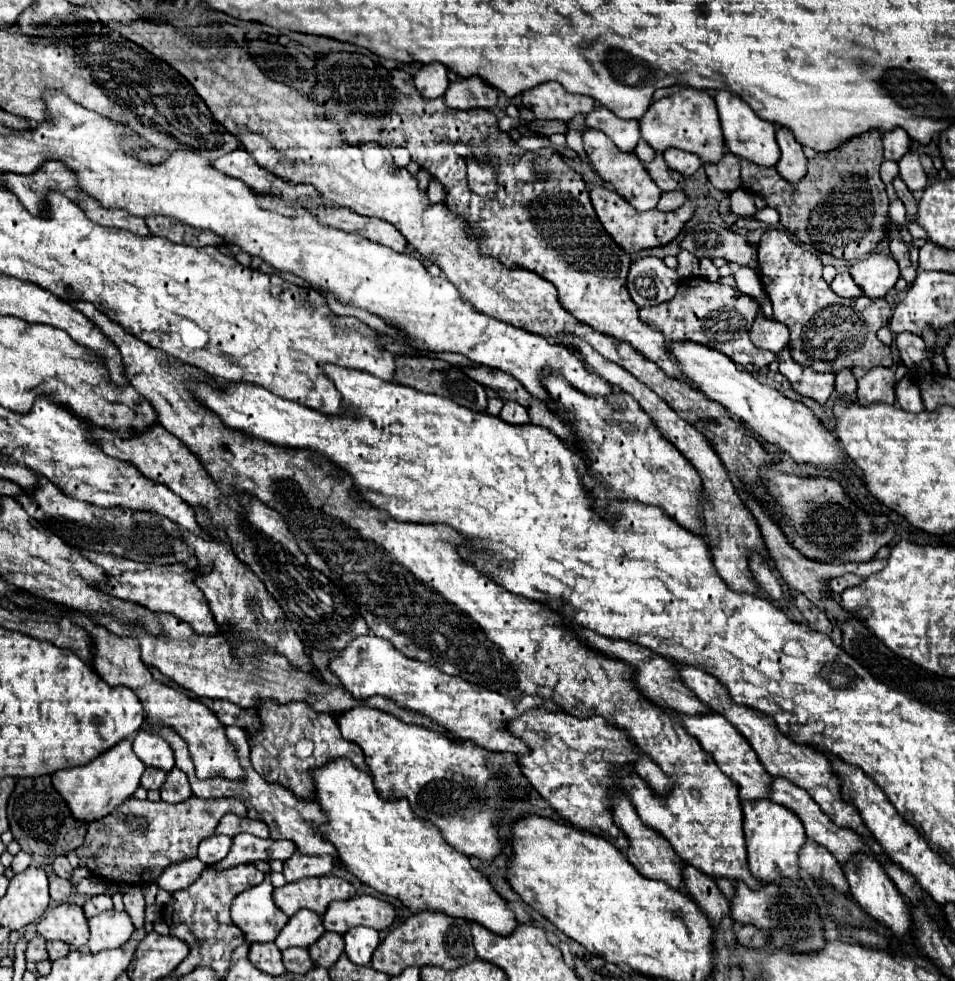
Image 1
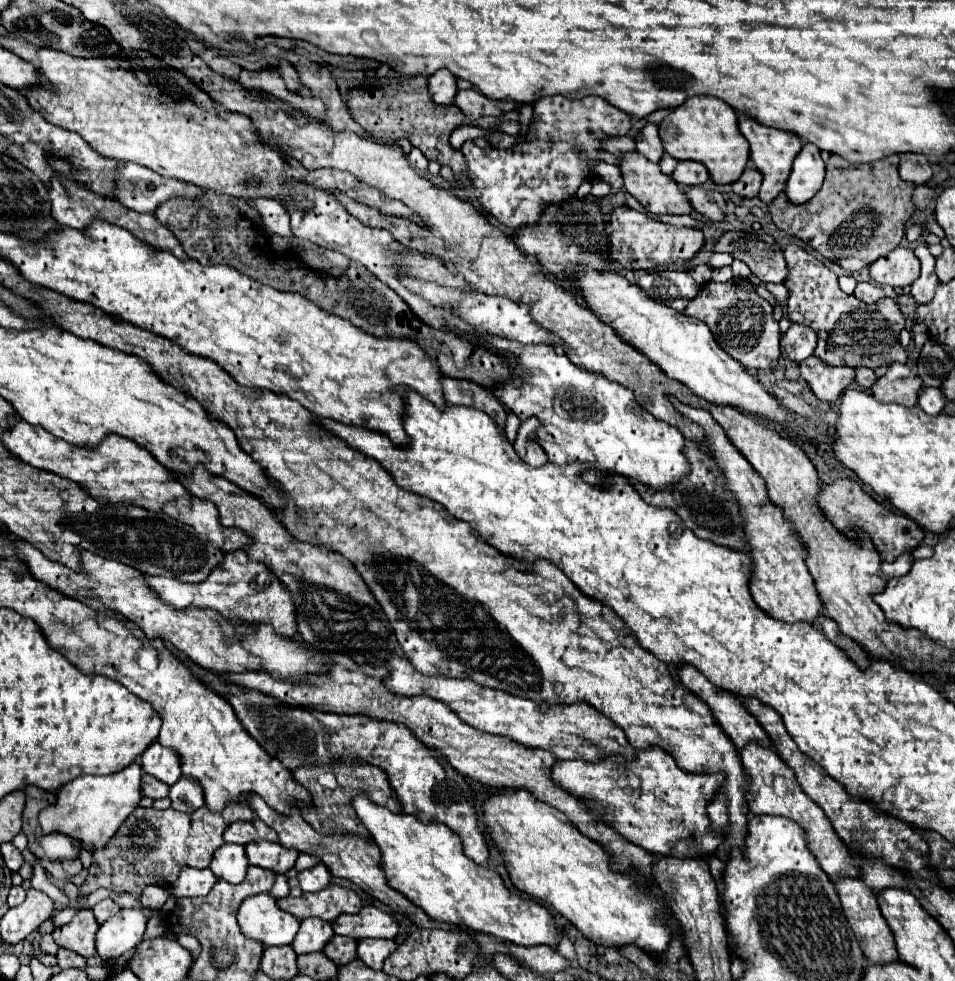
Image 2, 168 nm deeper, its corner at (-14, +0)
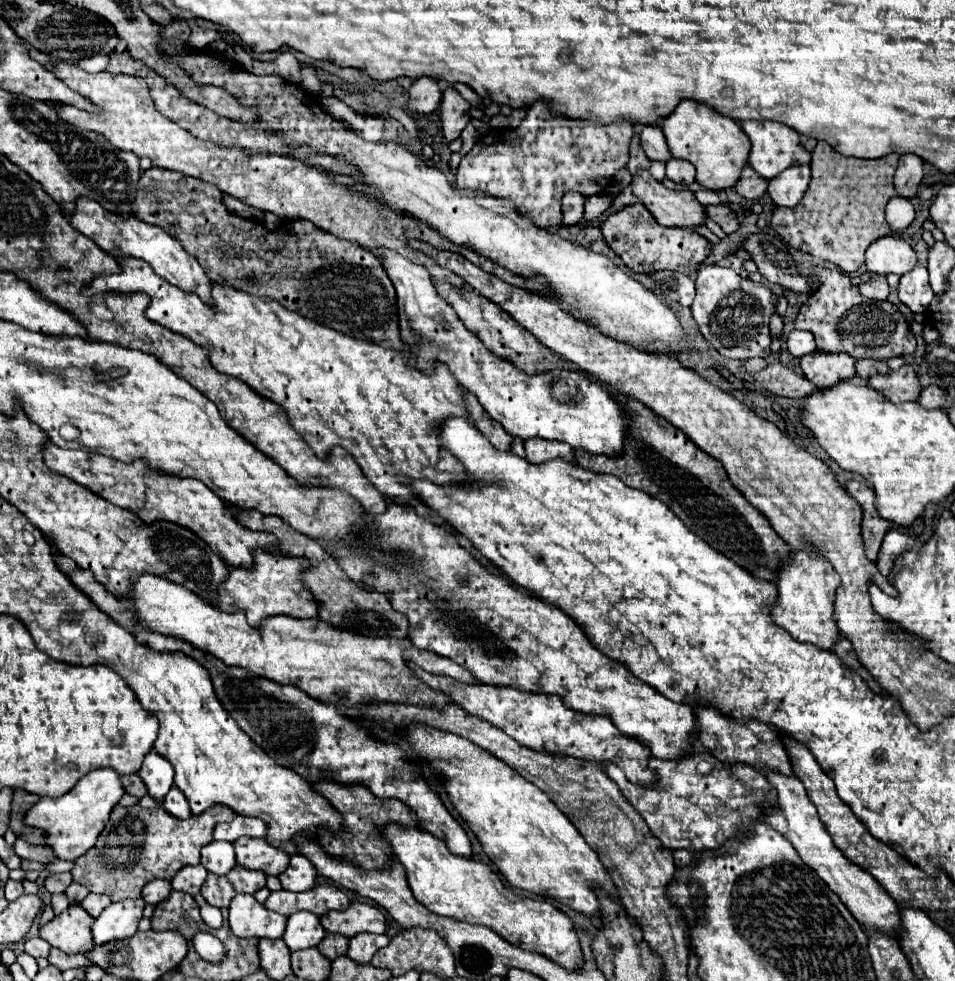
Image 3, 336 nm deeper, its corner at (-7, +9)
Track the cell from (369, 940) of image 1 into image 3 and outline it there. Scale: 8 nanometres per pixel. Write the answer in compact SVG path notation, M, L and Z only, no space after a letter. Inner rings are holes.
M360 933L350 937L350 947L348 947L348 957L356 963L370 963L372 955L388 945L386 935L372 935L372 933Z

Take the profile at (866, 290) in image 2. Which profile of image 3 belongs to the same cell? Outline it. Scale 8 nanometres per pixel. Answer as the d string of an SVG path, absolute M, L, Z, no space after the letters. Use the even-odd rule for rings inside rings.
M874 277L868 283L860 283L858 285L860 295L864 295L866 299L874 299L874 301L884 301L888 297L888 283L884 277Z

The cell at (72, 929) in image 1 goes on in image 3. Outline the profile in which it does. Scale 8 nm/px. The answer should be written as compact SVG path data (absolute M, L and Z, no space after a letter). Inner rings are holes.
M70 905L40 929L40 937L64 953L88 953L94 947L90 927L94 917L80 905Z

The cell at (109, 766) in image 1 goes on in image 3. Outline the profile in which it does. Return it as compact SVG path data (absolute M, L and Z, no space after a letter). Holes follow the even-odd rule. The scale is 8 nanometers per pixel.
M110 767L94 769L84 775L68 793L62 797L42 797L28 813L26 825L40 827L46 831L46 843L54 849L58 859L78 859L90 847L94 847L98 835L108 823L110 811L118 805L120 797L124 795L124 787L120 783L120 775Z

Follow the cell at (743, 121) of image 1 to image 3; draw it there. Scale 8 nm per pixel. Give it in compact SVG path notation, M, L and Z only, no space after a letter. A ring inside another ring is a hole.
M744 121L744 123L740 123L740 127L744 129L744 133L748 135L748 139L752 143L748 163L754 171L758 171L760 177L770 181L772 177L780 175L792 163L810 163L810 153L802 147L800 135L796 131L792 131L788 125L776 123L776 121Z

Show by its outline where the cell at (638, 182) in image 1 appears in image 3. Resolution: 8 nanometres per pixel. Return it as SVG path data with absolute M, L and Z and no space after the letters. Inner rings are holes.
M640 169L632 177L632 193L644 203L654 219L664 227L696 227L704 223L704 207L690 189L668 189L656 181L648 169Z

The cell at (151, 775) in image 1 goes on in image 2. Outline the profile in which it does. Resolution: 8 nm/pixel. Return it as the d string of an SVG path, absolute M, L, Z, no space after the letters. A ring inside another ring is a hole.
M143 774L141 776L141 790L143 790L143 796L151 798L151 800L159 800L159 798L165 798L169 788L165 784L159 784L155 778Z

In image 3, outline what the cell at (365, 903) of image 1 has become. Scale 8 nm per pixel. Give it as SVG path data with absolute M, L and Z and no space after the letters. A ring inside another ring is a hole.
M352 903L344 911L328 911L320 917L320 923L328 933L340 933L344 937L354 937L358 933L384 933L386 919L382 911L368 903Z

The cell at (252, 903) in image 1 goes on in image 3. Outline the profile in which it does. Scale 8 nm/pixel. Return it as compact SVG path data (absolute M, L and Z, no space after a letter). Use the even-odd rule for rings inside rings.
M236 895L230 903L230 929L236 937L280 939L286 929L284 915L268 911L254 895Z

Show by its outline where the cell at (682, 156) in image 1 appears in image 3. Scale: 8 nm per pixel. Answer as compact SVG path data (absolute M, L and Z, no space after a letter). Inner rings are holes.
M670 159L666 163L666 177L672 179L674 183L682 183L682 185L690 185L694 181L694 167L688 161L682 159Z

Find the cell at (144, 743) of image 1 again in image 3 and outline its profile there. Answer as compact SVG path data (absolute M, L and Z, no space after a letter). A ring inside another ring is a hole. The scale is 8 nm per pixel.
M150 751L144 761L142 761L142 767L138 771L138 775L142 777L142 781L146 783L148 787L148 793L162 801L164 795L170 791L170 787L174 785L172 779L174 779L174 769L172 765L168 763L168 759L164 759L162 755L156 755L156 751Z

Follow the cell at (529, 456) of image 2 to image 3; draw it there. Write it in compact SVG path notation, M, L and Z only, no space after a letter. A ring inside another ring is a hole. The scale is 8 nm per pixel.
M526 439L524 449L526 449L526 459L532 463L544 463L544 461L556 459L556 457L564 457L570 461L574 459L572 447L568 447L566 443L548 443L542 439Z

